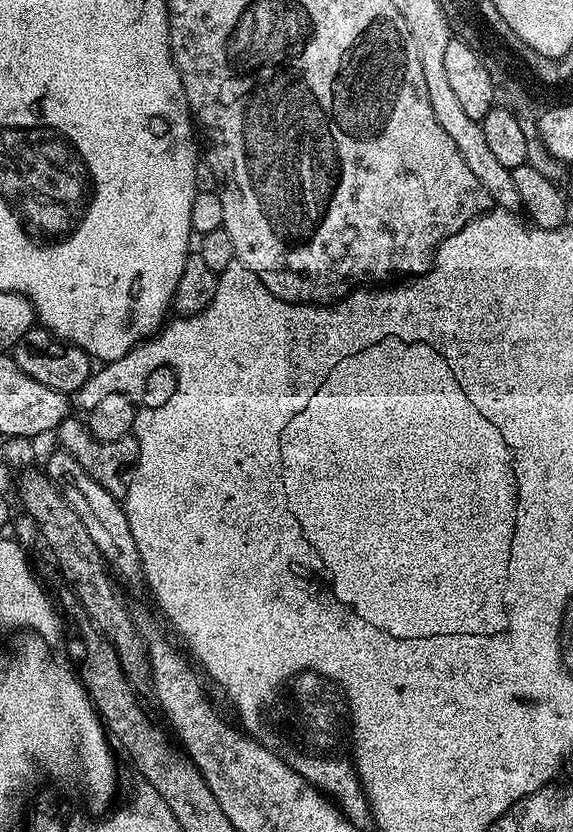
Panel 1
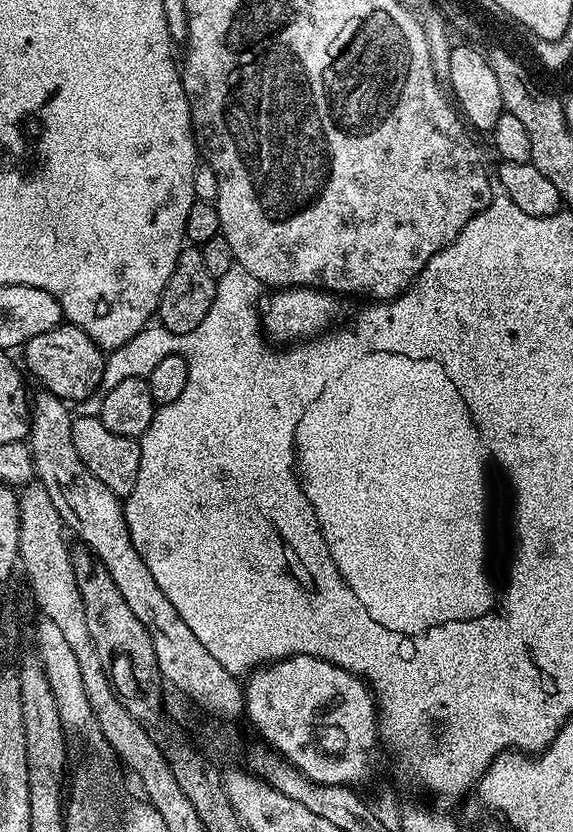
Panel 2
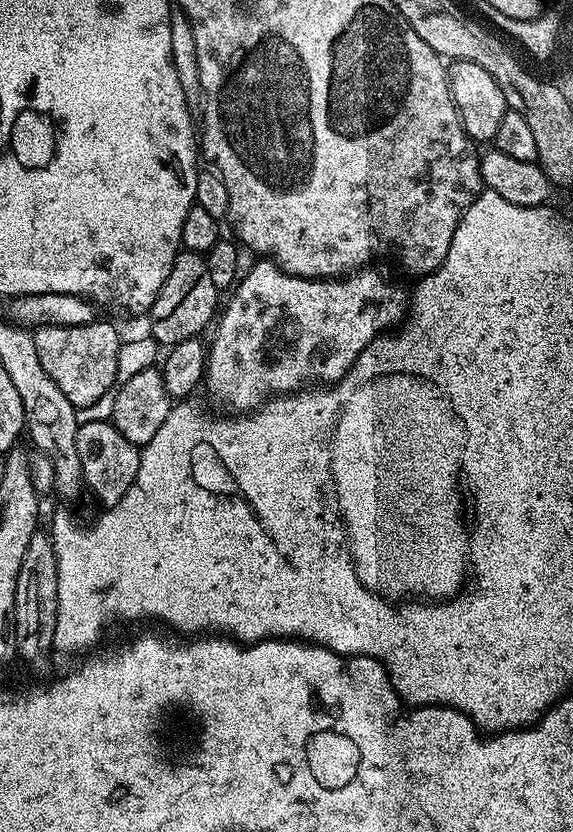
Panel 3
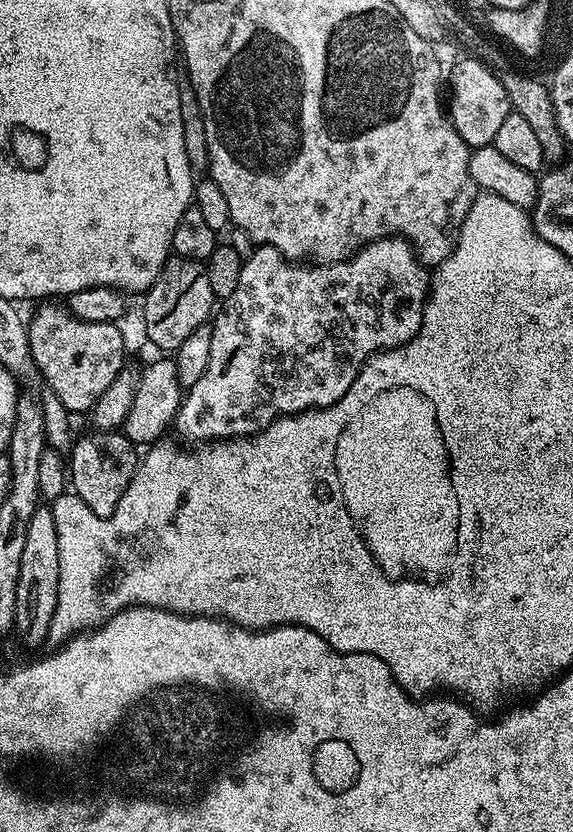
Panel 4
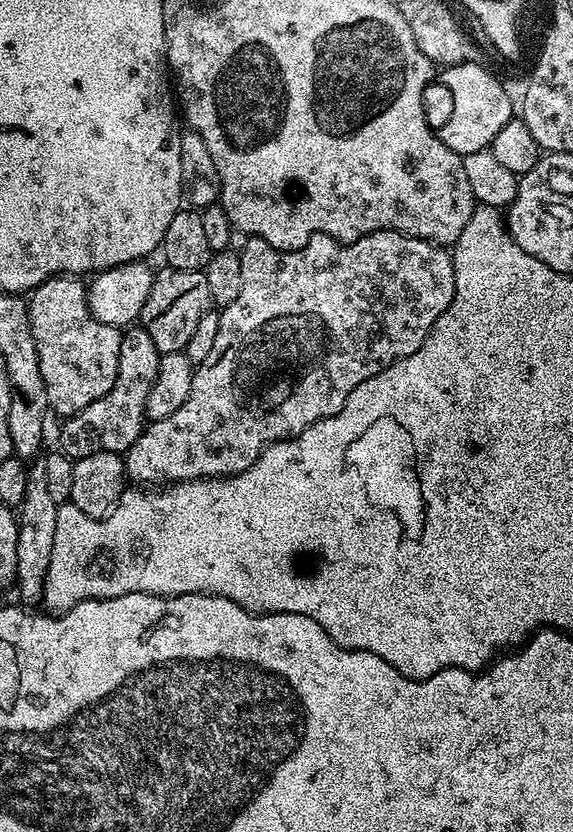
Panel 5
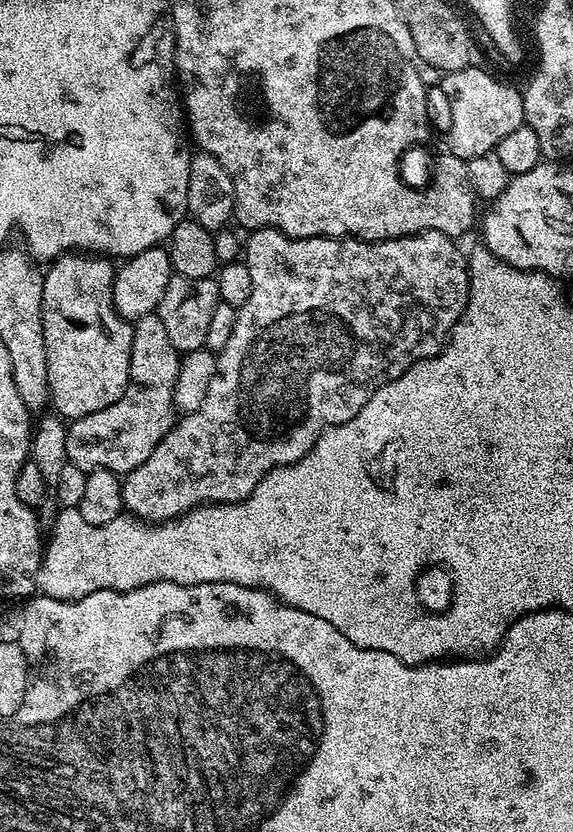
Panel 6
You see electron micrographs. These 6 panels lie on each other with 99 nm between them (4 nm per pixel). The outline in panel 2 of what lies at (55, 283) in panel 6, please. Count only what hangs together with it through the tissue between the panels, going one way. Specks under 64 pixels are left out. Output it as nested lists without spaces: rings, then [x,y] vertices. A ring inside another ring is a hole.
[[[67,322],[54,330],[46,330],[46,334],[38,334],[38,338],[30,338],[30,342],[23,345],[23,352],[33,378],[40,383],[39,387],[65,402],[86,399],[106,379],[105,349],[99,348],[81,328]]]

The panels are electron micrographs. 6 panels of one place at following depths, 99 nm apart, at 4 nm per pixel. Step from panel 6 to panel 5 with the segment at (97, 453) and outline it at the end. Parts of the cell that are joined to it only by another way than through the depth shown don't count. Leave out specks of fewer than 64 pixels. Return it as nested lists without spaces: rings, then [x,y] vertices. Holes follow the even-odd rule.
[[[128,326],[123,329],[118,346],[118,374],[112,389],[102,398],[90,402],[80,412],[67,417],[60,428],[60,444],[65,456],[79,458],[95,452],[127,453],[129,444],[141,436],[146,427],[144,407],[146,398],[158,378],[158,366],[162,353],[154,346],[143,326]],[[125,438],[126,443],[122,441]]]

